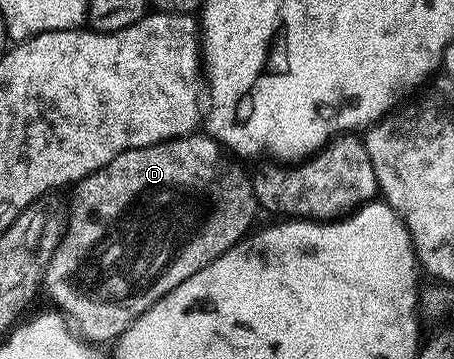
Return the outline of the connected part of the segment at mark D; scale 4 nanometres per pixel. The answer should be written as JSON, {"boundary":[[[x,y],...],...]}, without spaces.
{"boundary":[[[188,135],[174,137],[171,141],[162,141],[149,147],[125,151],[121,155],[117,155],[117,159],[113,159],[113,163],[93,171],[93,175],[78,182],[73,189],[75,194],[69,197],[67,227],[63,230],[63,238],[53,255],[53,259],[47,264],[45,293],[47,289],[52,303],[55,304],[52,306],[66,314],[77,326],[78,332],[83,335],[99,333],[106,325],[111,324],[115,324],[116,330],[119,331],[130,327],[146,309],[153,307],[153,303],[157,303],[162,297],[169,295],[169,291],[173,291],[173,287],[181,287],[181,283],[185,283],[185,279],[197,275],[197,271],[201,271],[201,267],[205,267],[210,261],[220,257],[226,249],[231,249],[238,241],[247,236],[252,228],[251,223],[255,219],[257,202],[252,178],[238,164],[242,165],[238,160],[232,159],[226,152],[221,151],[219,142],[213,140],[212,137]]]}

